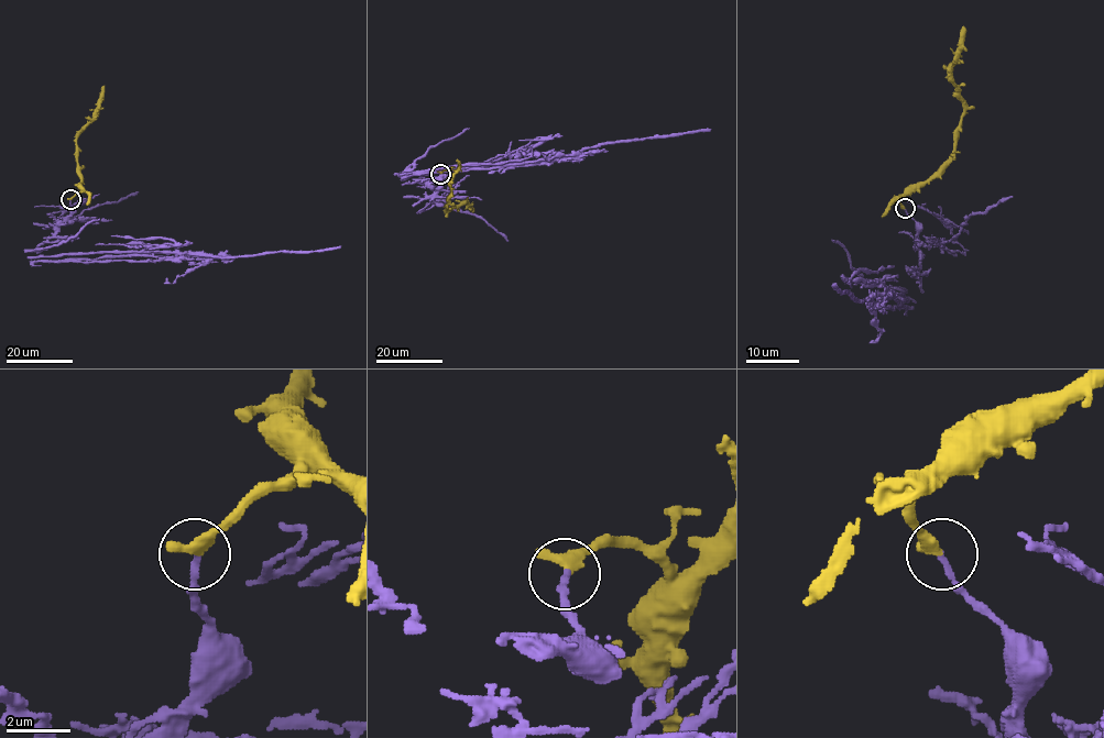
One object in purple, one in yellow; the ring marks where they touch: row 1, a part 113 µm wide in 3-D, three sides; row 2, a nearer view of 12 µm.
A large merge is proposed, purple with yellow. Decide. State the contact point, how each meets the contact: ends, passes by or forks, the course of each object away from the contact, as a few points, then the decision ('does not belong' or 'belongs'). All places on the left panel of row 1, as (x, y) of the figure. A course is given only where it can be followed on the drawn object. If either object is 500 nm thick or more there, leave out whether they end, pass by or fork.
(70, 199) | purple ends | yellow ends | purple via (70, 199), (70, 213), (32, 257), (130, 251), (232, 257), (340, 245) | yellow via (70, 199), (80, 191), (77, 133), (96, 113), (104, 85) | does not belong

